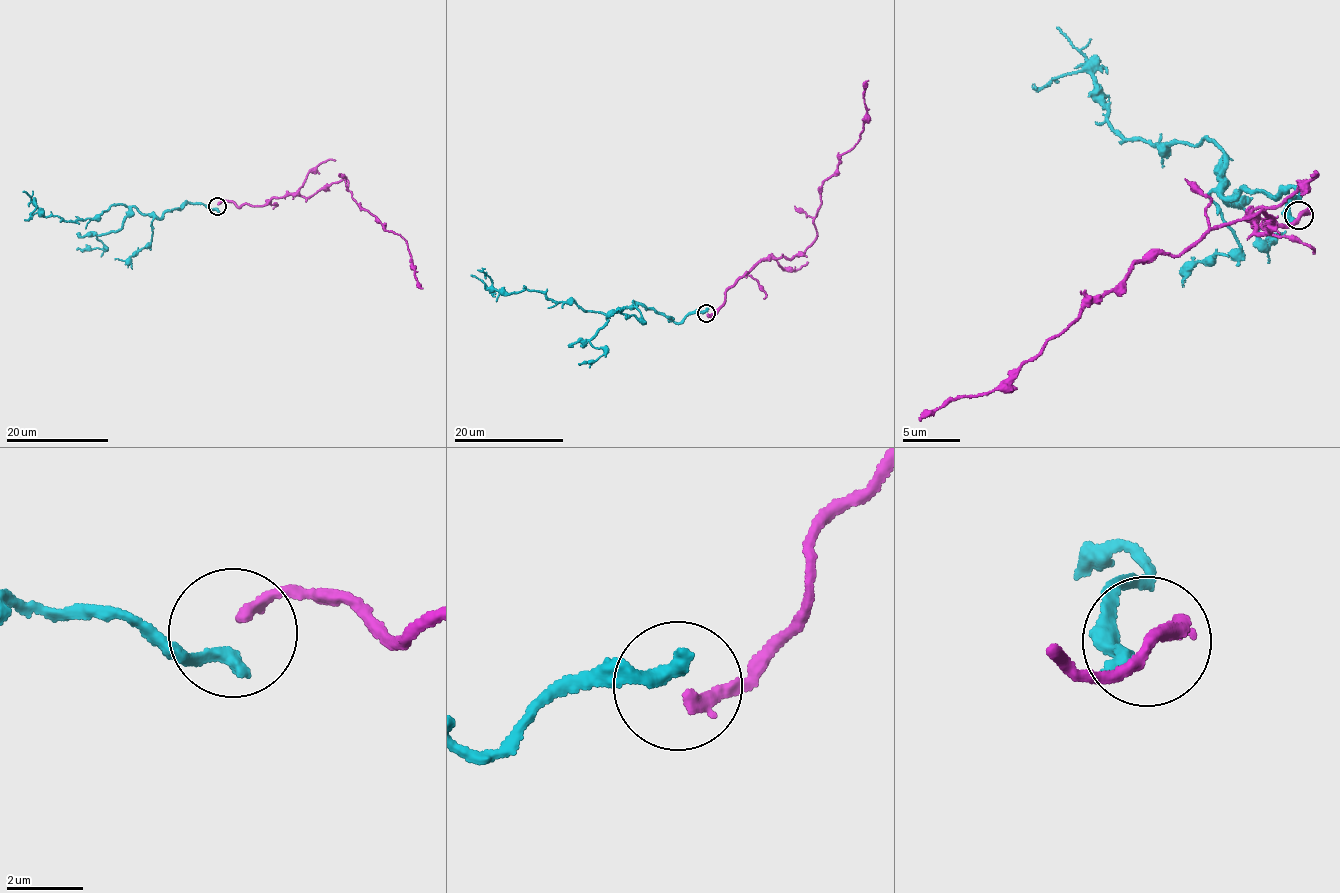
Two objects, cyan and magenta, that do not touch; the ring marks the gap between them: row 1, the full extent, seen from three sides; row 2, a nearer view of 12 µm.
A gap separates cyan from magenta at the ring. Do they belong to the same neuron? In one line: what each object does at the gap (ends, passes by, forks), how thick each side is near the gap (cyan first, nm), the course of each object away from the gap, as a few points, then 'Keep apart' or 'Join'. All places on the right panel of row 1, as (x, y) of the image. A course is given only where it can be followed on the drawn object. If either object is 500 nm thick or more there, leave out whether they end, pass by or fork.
At the ring cyan ends. At the ring magenta ends. Thickness 440 nm (cyan) against 340 nm. Course of cyan: (1294, 217), (1300, 193), (1289, 186), (1225, 196), (1228, 158), (1205, 137), (1125, 138), (1085, 71), (1031, 85). Course of magenta: (1304, 212), (1258, 227), (1248, 214), (1258, 234), (1272, 228), (1257, 213), (1139, 258), (997, 389), (918, 421). Keep apart

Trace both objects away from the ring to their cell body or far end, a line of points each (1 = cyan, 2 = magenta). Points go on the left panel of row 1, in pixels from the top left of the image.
1: (216, 207), (184, 202), (158, 218), (110, 205), (74, 222), (46, 217), (36, 205), (25, 219)
2: (217, 204), (231, 202), (238, 208), (287, 194), (310, 197), (346, 180), (357, 204), (406, 240), (422, 289)

